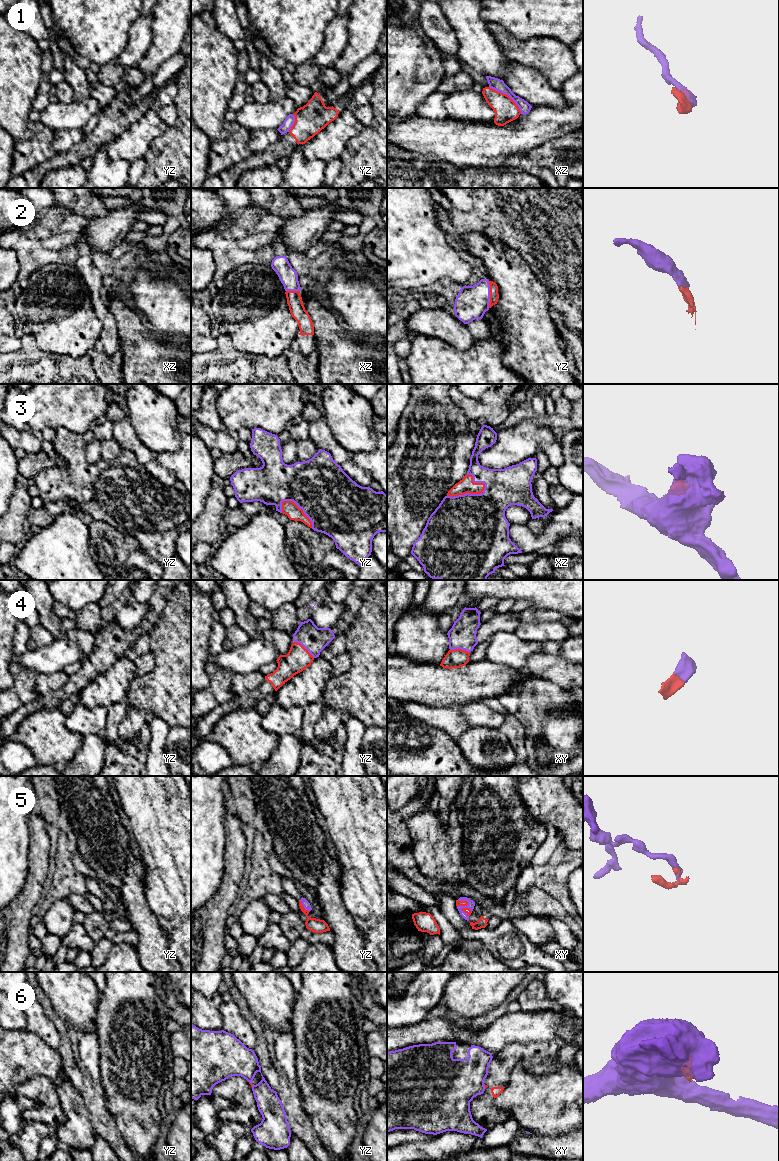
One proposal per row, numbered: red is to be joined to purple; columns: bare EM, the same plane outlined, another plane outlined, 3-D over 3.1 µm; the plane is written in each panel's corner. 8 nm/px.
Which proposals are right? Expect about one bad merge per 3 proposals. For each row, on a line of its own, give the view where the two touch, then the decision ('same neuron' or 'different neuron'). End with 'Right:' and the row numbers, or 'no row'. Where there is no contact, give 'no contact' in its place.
1: contact in xz; different neuron
2: contact in yz; same neuron
3: contact in xz; same neuron
4: contact in yz; same neuron
5: contact in xy; same neuron
6: contact in yz; different neuron
Right: 2, 3, 4, 5

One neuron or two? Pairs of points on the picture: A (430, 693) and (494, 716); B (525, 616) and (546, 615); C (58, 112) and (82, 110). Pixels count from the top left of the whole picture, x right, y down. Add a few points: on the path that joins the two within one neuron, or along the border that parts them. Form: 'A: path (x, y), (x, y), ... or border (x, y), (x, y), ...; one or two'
A: border (485, 702), (466, 703), (459, 707); two
B: path (530, 615), (541, 615); one
C: path (64, 112), (76, 112); one

